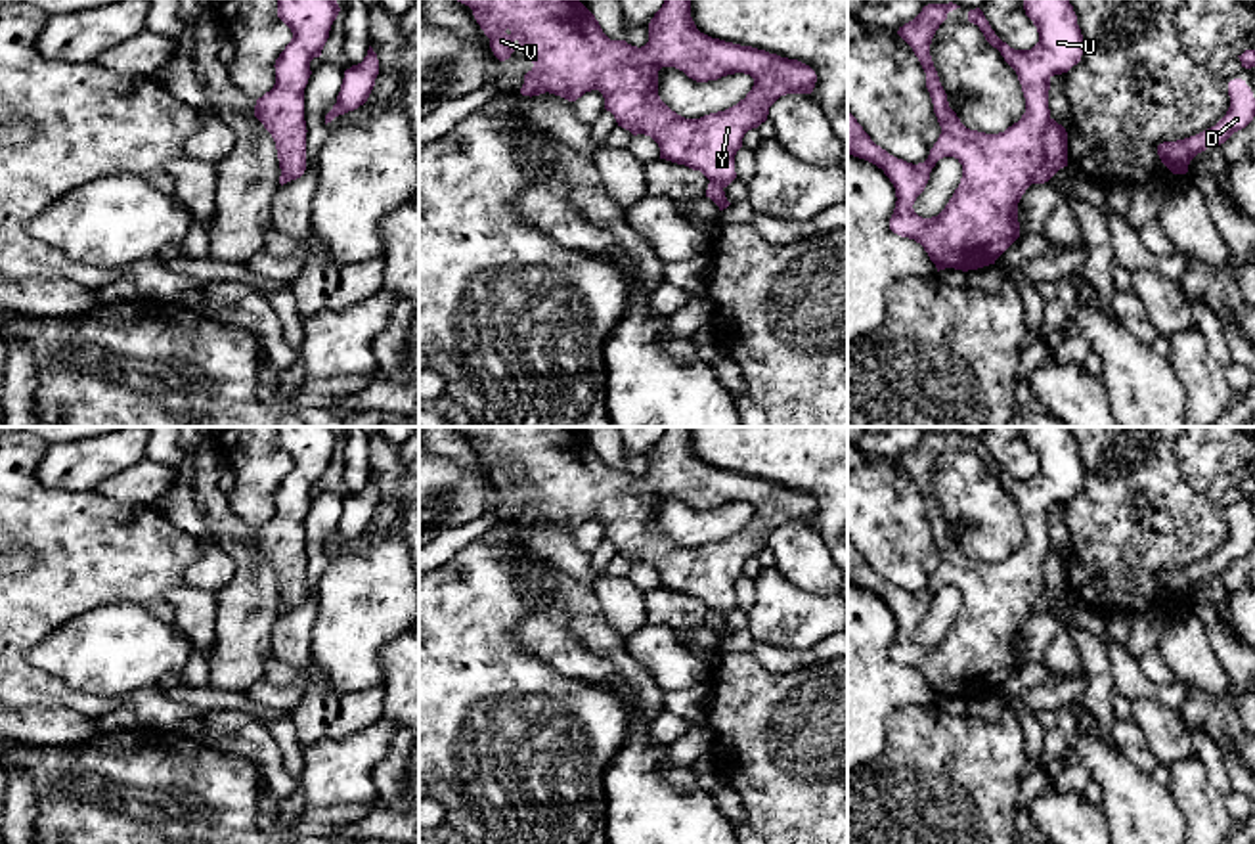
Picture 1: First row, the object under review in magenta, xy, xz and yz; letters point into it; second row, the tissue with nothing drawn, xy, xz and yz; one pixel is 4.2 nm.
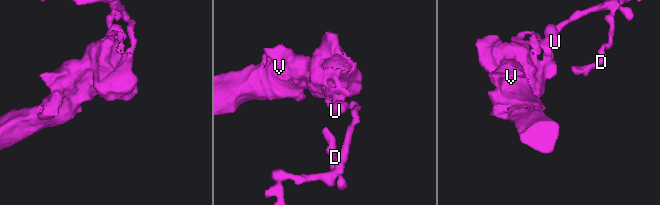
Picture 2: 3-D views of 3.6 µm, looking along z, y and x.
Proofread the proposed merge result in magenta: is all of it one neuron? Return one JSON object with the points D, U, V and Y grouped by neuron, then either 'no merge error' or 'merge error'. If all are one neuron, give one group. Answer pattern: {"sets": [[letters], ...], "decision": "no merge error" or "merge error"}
{"sets": [["D"], ["U", "V", "Y"]], "decision": "merge error"}

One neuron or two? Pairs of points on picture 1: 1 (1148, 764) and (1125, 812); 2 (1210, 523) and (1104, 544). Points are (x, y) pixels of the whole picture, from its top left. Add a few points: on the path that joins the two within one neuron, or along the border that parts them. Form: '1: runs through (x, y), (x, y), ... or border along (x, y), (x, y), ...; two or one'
1: border along (1118, 749), (1148, 774); two
2: runs through (1183, 523), (1131, 527); one

